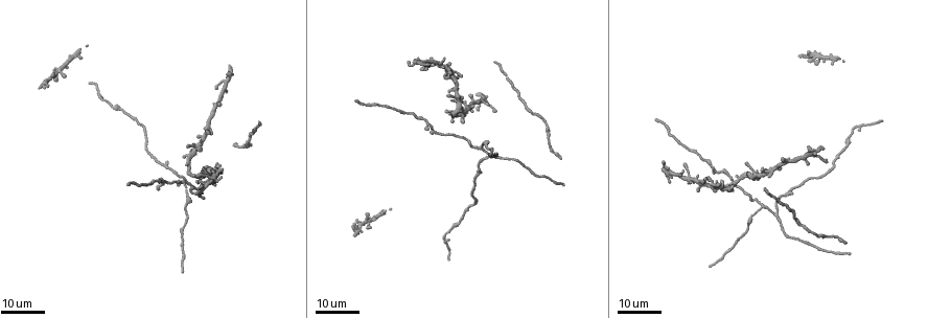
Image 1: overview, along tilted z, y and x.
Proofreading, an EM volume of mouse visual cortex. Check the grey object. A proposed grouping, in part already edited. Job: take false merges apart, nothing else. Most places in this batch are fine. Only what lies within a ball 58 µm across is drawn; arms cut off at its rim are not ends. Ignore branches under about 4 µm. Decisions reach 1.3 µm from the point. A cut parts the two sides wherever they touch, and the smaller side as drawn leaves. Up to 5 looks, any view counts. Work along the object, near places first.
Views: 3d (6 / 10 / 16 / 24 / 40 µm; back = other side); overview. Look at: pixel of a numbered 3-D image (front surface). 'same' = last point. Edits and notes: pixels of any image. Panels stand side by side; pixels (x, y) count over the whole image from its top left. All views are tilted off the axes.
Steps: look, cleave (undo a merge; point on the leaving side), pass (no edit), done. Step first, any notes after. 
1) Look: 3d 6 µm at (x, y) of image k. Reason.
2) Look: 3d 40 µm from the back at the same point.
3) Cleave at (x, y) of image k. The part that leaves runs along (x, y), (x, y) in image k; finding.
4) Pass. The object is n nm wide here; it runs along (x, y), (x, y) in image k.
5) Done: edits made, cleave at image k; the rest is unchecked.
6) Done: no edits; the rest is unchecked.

Look: 3d 24 µm at (773, 214) of image 1. A fork.

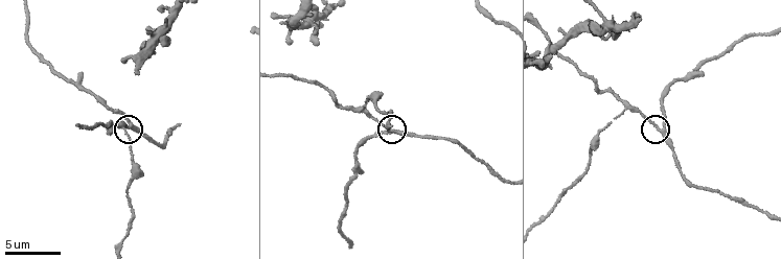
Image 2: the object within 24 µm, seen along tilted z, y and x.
Look: 3d 10 µm at (394, 132) of image 2.

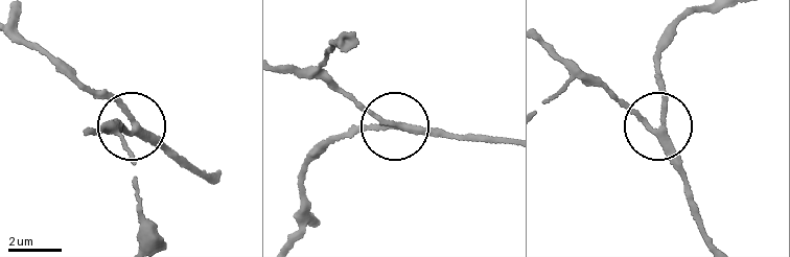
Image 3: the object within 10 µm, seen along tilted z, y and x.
Pass. 3 arms meet here; it runs along (73, 77), (112, 99), (131, 123), (113, 122) in image 3; one cell here.

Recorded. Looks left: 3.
Look: 3d 16 µm at (99, 96) of image 1. Branch point.

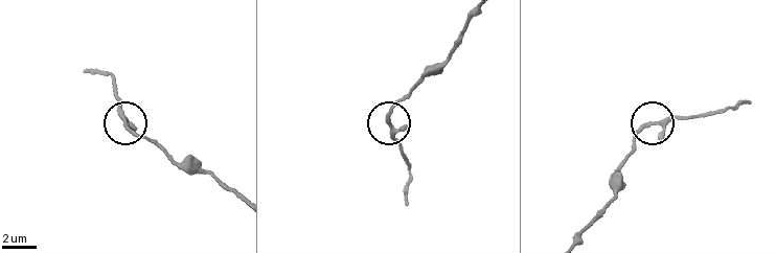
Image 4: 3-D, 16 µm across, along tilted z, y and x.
Look: 3d 6 µm at (126, 126) of image 4.

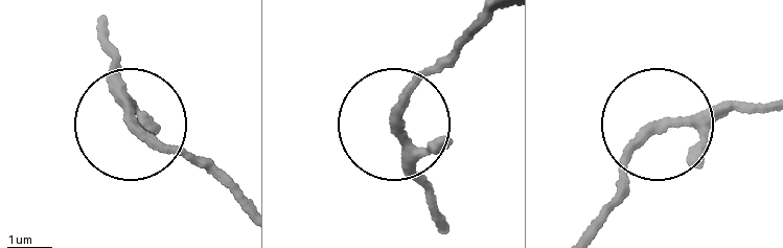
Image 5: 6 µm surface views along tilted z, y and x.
Pass. The object is 170 nm wide here; it runs along (591, 237), (659, 126), (765, 104) in image 5; all the same cell.

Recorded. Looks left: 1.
Done: no edits; the rest is unchecked.

